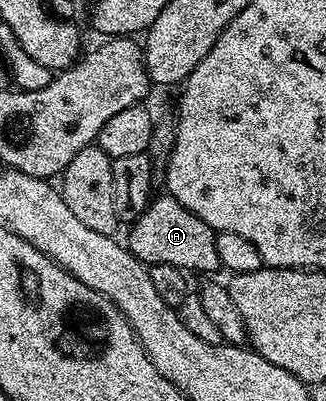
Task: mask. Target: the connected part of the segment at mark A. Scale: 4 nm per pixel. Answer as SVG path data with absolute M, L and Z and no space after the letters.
M168 193L158 194L146 207L144 213L133 220L128 228L129 240L127 246L129 254L134 255L138 261L152 265L175 265L180 271L192 273L192 271L218 271L222 270L219 261L219 252L215 249L215 237L217 232L207 225L191 209L183 209L175 197Z

